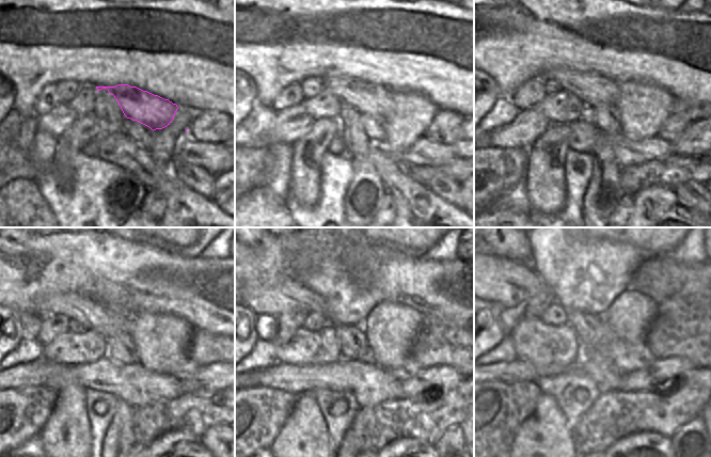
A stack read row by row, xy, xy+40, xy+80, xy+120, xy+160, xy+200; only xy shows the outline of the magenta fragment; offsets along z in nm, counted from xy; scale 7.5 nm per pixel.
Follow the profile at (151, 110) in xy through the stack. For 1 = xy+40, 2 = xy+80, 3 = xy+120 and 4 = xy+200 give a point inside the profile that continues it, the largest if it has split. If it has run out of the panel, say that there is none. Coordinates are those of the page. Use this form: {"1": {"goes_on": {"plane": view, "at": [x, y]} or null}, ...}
{"1": {"goes_on": {"plane": "xy+40", "at": [368, 98]}}, "2": {"goes_on": {"plane": "xy+80", "at": [593, 89]}}, "3": {"goes_on": {"plane": "xy+120", "at": [77, 306]}}, "4": {"goes_on": {"plane": "xy+200", "at": [495, 279]}}}

